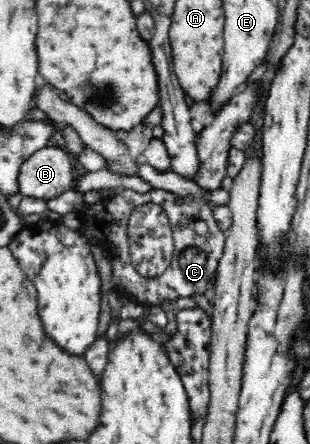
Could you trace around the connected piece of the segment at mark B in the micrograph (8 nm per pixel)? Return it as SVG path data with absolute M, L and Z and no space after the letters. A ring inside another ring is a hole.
M51 145L37 150L20 168L18 185L24 197L46 201L73 190L76 177L72 155L65 148Z

